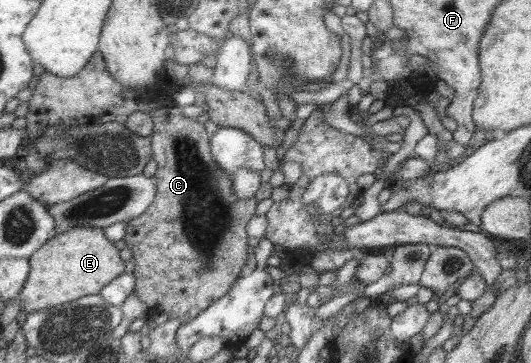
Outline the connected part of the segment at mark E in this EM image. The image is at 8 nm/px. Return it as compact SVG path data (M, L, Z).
M72 228L51 237L29 258L29 271L17 294L22 314L72 302L77 298L98 295L98 291L123 272L119 250L104 237L100 228Z

